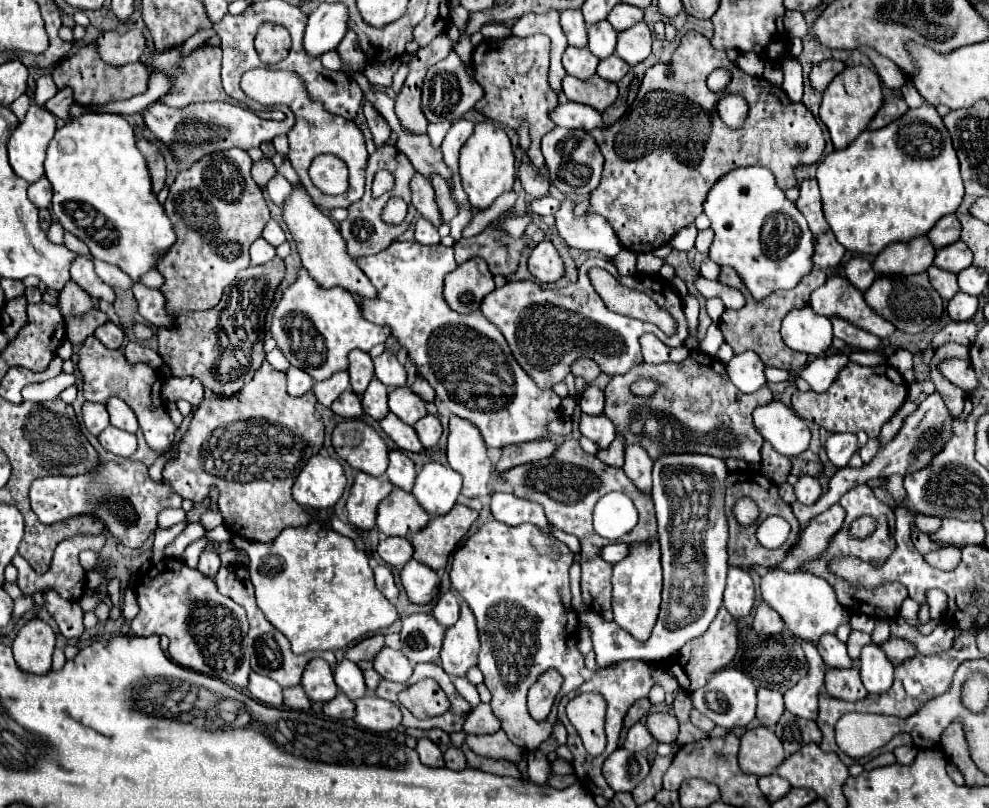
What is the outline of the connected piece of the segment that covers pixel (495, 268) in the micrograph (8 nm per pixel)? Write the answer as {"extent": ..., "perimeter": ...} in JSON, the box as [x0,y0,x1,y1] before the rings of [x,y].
{"extent":[455,222,529,278],"perimeter":[[[491,222],[481,234],[459,240],[455,244],[455,260],[457,264],[463,264],[465,260],[471,258],[483,258],[493,276],[501,274],[509,278],[517,272],[519,260],[527,248],[529,248],[527,236],[513,238],[503,228]]]}

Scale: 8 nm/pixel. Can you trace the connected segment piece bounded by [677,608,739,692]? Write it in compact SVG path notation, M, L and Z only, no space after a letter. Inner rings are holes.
M721 608L713 620L713 624L709 626L709 630L691 640L691 654L689 654L689 660L683 664L683 672L685 672L685 678L683 680L677 680L677 684L687 690L687 692L695 692L699 688L705 686L709 674L715 674L719 668L727 668L731 664L731 660L735 658L737 654L737 648L739 648L739 636L737 636L737 622L735 618L725 610Z

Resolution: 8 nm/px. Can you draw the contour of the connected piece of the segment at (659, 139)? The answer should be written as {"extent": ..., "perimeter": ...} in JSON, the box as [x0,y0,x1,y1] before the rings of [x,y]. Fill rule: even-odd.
{"extent":[587,30,825,254],"perimeter":[[[695,30],[683,34],[669,62],[653,64],[651,68],[647,68],[631,108],[613,126],[595,128],[591,130],[591,134],[605,156],[605,168],[599,188],[591,192],[587,212],[603,216],[615,230],[621,246],[637,254],[651,252],[663,244],[669,244],[669,240],[681,228],[693,224],[695,218],[703,212],[703,200],[709,188],[713,188],[713,184],[727,172],[739,166],[765,166],[773,172],[777,186],[781,190],[787,190],[797,184],[795,168],[801,164],[819,162],[825,148],[823,132],[803,102],[791,102],[783,88],[773,86],[763,78],[749,76],[743,70],[735,68],[733,62],[727,58],[725,50],[713,48],[711,40]],[[715,68],[729,68],[733,76],[725,92],[739,94],[747,100],[749,114],[743,124],[745,128],[729,128],[727,124],[721,122],[717,114],[717,100],[721,96],[709,92],[705,84],[707,76]],[[799,144],[805,144],[807,150],[799,152],[797,148]]]}

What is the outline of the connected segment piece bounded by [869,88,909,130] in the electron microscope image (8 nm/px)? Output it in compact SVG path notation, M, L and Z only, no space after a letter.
M885 88L885 102L883 102L881 110L877 112L877 118L873 118L869 128L871 130L879 130L879 128L891 124L893 120L897 120L899 116L903 116L907 110L909 110L909 106L903 102L899 92Z

